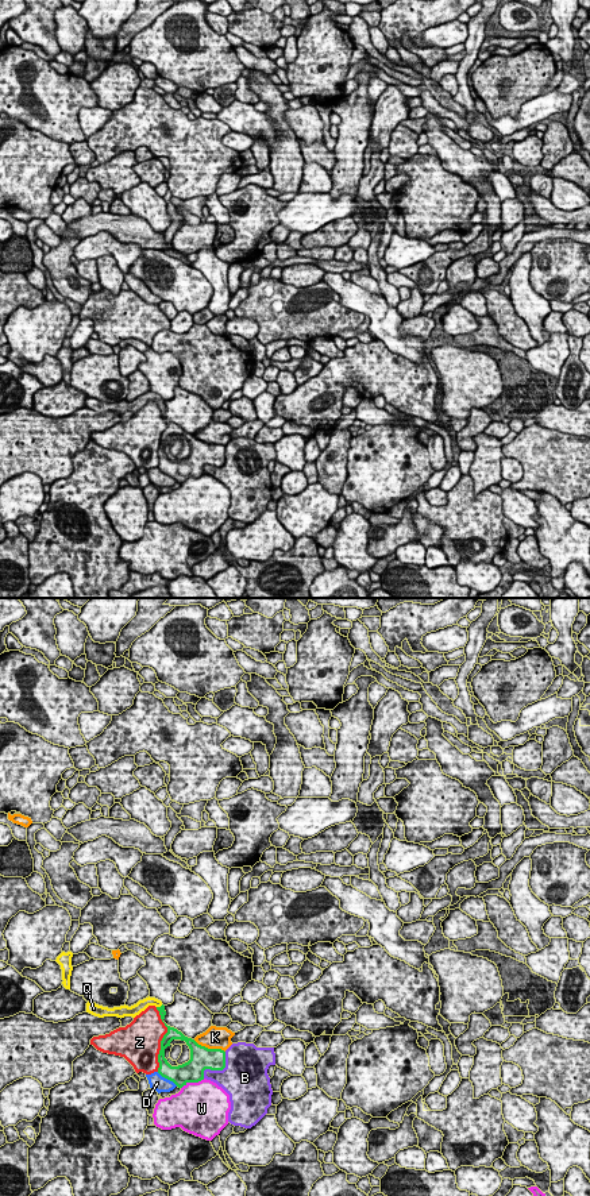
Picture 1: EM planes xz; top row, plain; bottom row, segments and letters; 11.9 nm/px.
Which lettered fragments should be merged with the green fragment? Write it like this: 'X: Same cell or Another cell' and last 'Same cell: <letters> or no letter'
B: Another cell
D: Another cell
K: Another cell
Q: Same cell
W: Another cell
Z: Another cell
Same cell: Q

